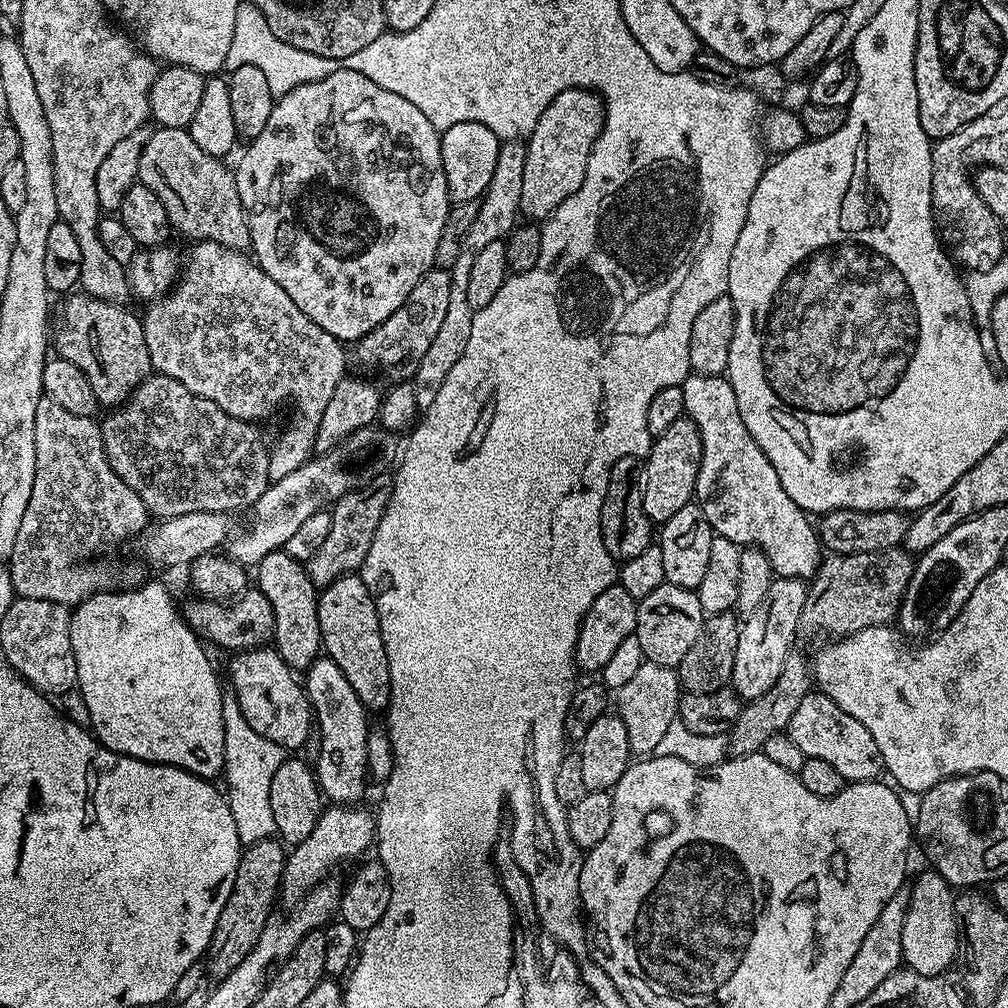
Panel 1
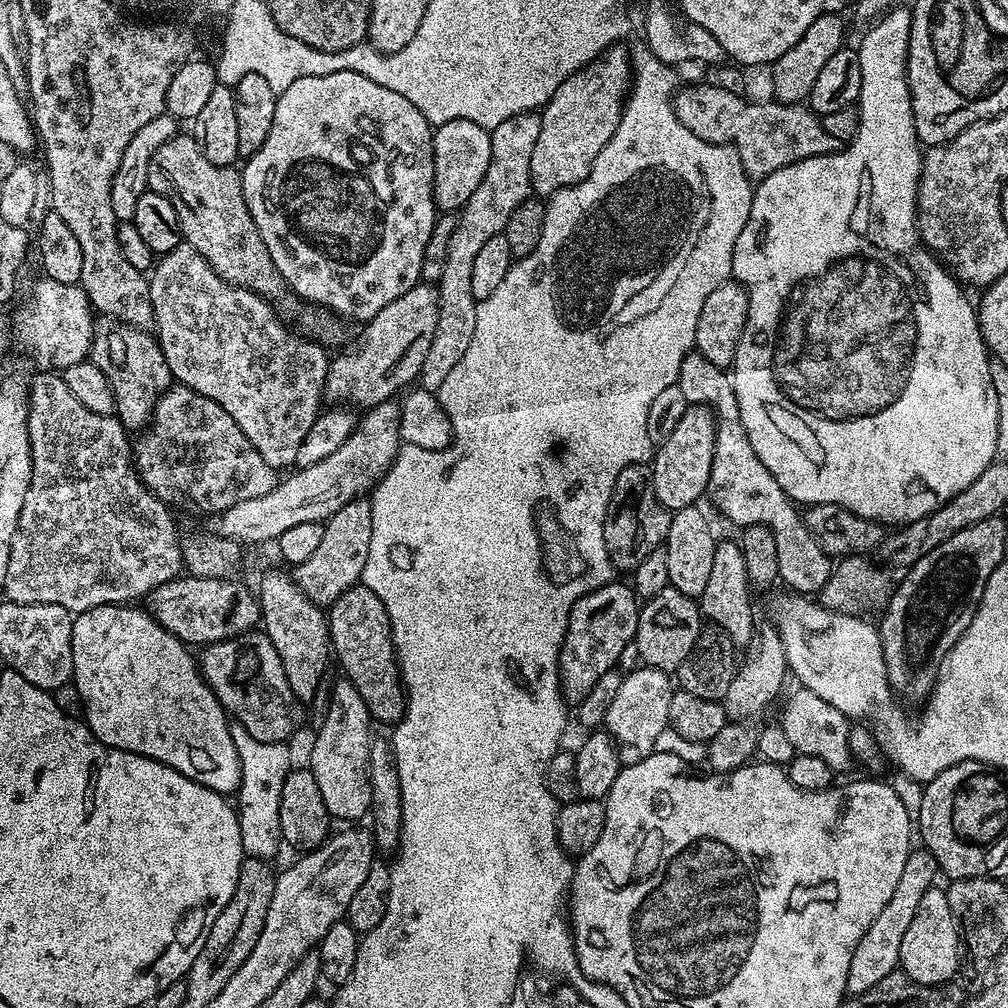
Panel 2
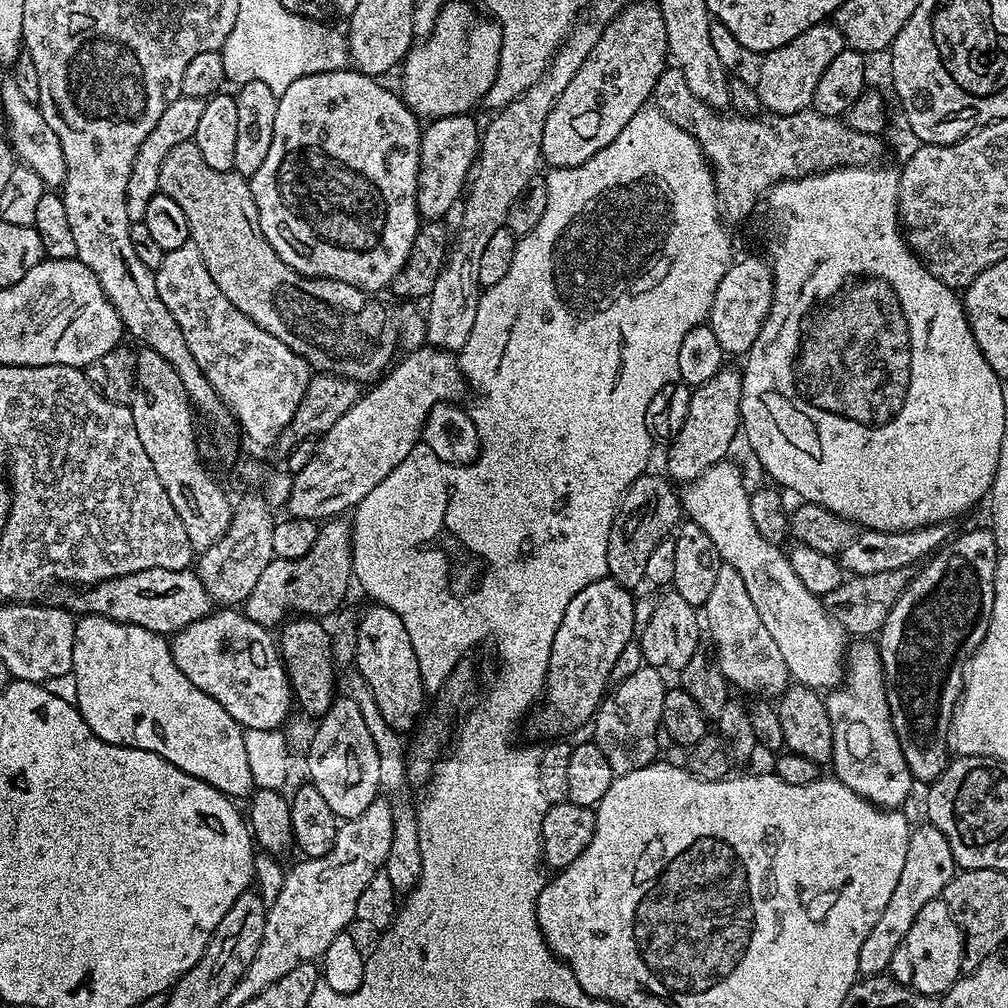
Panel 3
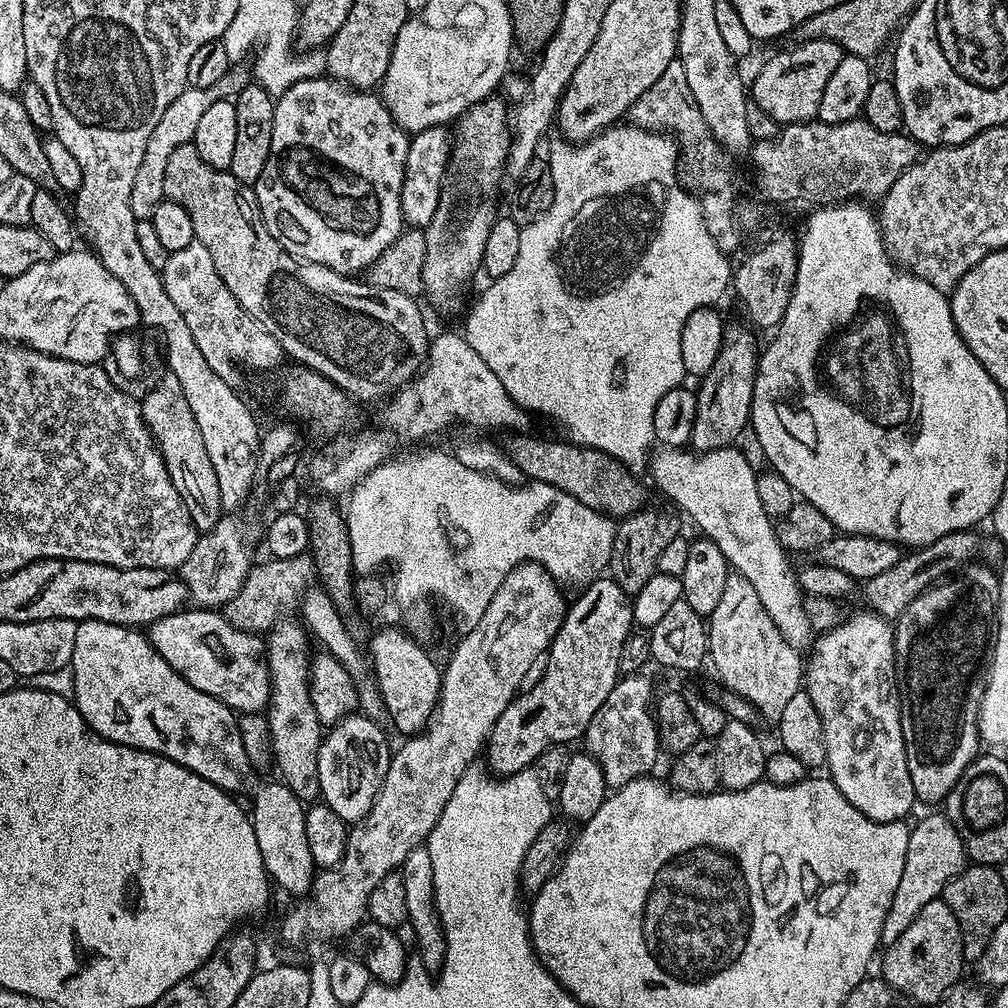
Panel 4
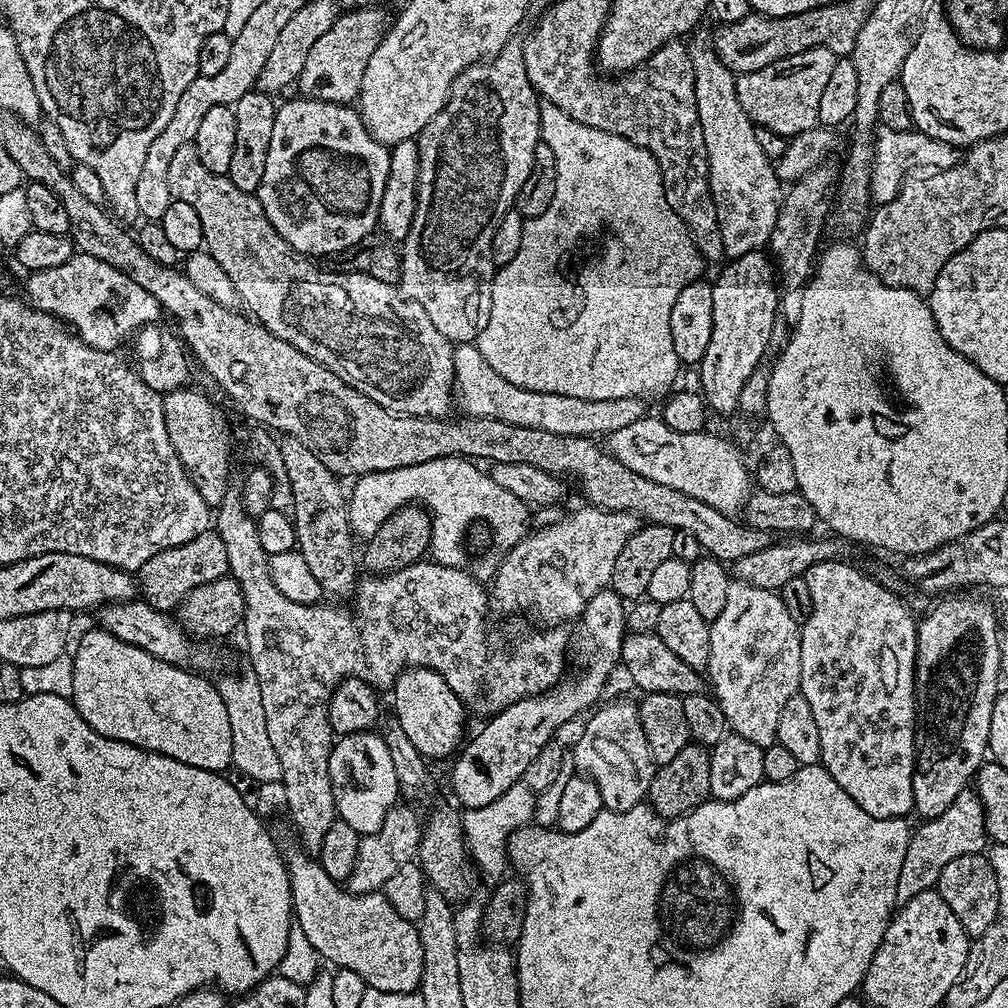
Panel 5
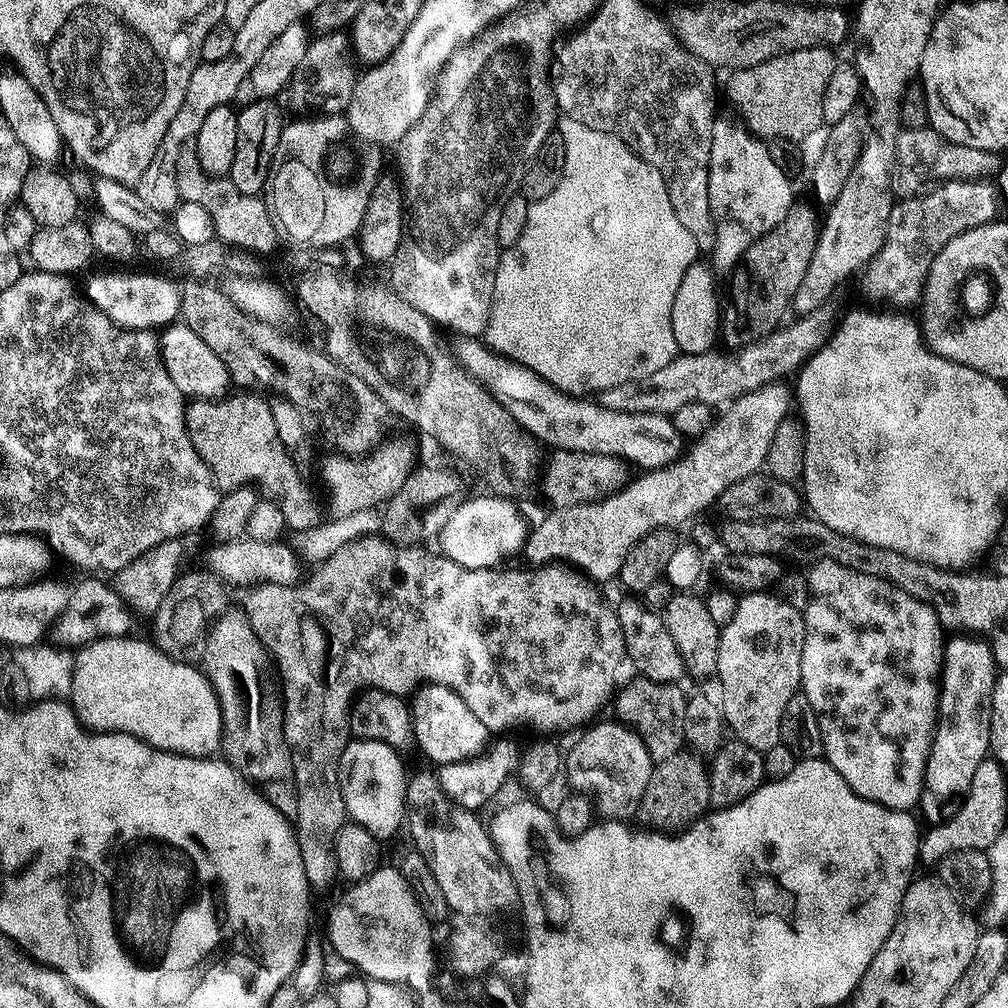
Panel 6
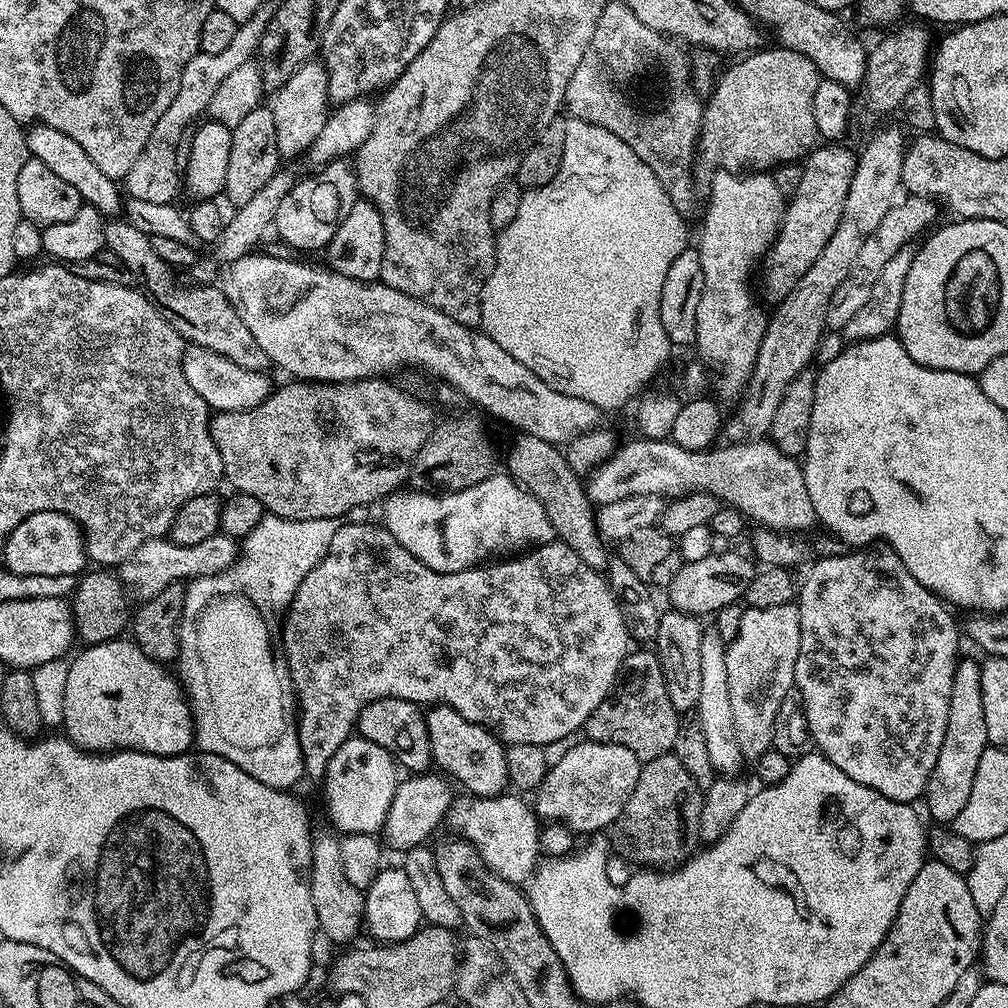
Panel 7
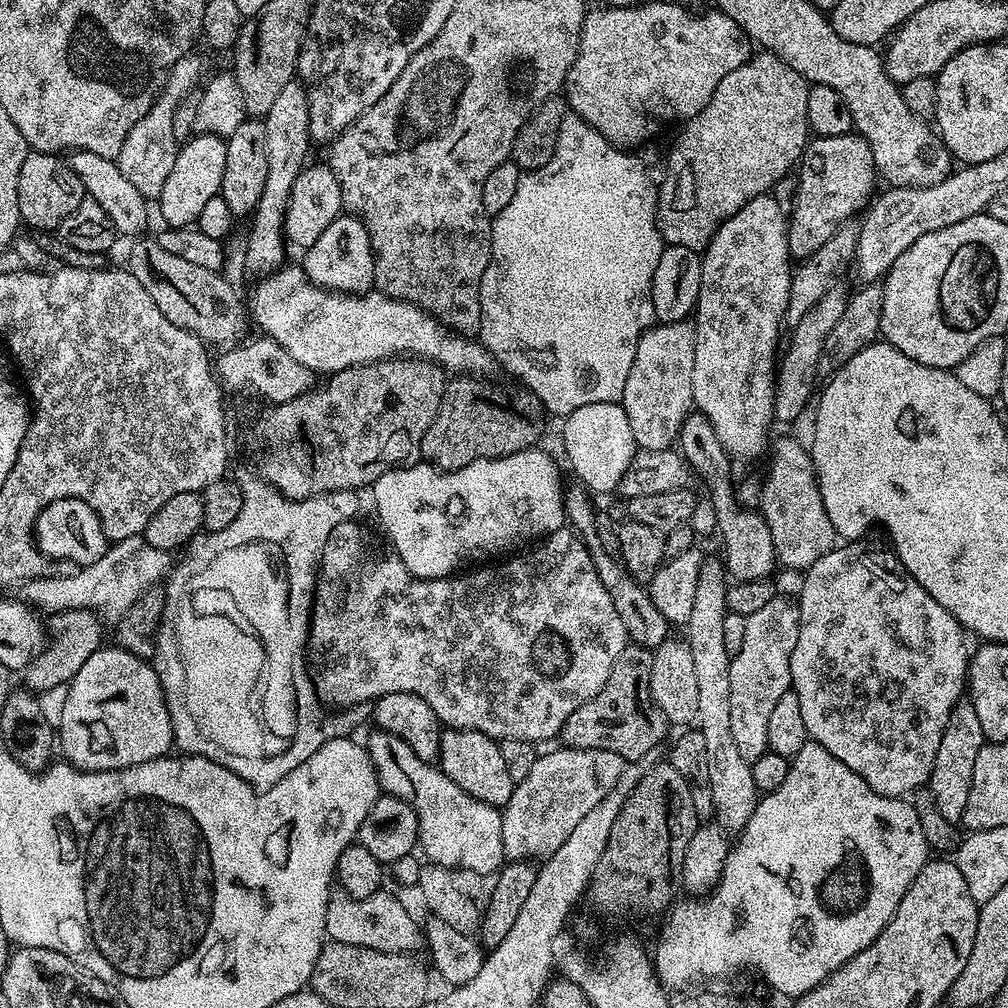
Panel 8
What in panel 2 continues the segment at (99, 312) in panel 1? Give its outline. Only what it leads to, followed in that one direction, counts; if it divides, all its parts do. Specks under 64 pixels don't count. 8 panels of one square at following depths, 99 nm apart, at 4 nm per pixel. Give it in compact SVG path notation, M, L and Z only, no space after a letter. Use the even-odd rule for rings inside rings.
M100 318L95 321L92 329L92 347L90 349L90 361L105 375L106 382L113 392L115 404L114 415L125 429L143 429L153 419L156 402L168 388L174 384L170 366L166 366L166 358L160 349L160 341L151 331L135 328L132 324L123 324L120 320Z

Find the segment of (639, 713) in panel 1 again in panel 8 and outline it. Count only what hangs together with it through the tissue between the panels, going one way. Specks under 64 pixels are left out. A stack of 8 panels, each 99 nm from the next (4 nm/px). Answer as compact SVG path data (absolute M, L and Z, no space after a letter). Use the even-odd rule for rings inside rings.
M556 746L553 752L537 755L530 774L526 778L516 781L516 788L510 794L510 802L506 802L500 814L500 833L502 834L502 846L504 855L509 861L517 862L540 862L562 842L566 842L566 837L578 826L580 819L594 810L610 790L618 782L622 774L626 761L618 754L610 750L578 750L577 748L566 748Z

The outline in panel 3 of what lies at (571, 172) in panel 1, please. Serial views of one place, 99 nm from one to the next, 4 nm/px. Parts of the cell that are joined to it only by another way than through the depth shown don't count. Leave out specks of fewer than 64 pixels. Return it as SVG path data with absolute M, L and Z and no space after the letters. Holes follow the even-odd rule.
M634 2L621 10L612 19L610 26L602 30L602 38L598 38L594 50L590 50L578 74L574 74L574 79L566 86L566 90L562 90L558 102L554 102L554 110L550 110L542 134L541 157L547 163L549 160L552 168L577 168L594 158L598 150L610 146L610 142L614 142L614 138L622 134L626 122L630 122L630 118L634 118L634 114L638 114L638 110L649 103L650 97L656 91L658 78L664 73L669 56L667 28L663 17L660 16L659 3Z

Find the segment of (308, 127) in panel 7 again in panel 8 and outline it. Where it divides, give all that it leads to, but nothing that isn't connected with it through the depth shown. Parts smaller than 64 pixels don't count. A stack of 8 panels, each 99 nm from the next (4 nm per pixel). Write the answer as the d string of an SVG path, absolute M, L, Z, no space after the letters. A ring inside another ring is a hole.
M293 78L282 91L270 110L263 116L266 126L266 186L262 186L262 198L250 217L252 225L248 228L248 245L244 248L244 264L252 272L272 274L285 263L284 219L286 206L290 202L290 190L294 178L298 178L300 169L305 167L308 156L308 98L304 95L304 86L299 79Z

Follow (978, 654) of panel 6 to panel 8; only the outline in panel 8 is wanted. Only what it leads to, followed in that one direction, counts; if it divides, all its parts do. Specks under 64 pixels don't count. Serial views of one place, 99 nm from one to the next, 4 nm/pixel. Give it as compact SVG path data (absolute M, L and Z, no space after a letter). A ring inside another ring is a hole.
M962 698L954 710L950 710L950 722L946 722L942 743L938 745L938 755L934 757L934 770L927 782L942 818L951 824L959 825L962 810L966 810L966 802L970 798L970 778L974 778L974 761L978 759L978 750L982 750L985 743L982 725L978 723L978 714L972 701Z

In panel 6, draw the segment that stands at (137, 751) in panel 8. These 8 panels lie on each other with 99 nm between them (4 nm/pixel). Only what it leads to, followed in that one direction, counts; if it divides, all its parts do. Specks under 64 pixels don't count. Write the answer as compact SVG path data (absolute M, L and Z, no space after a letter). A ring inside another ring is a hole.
M131 635L127 636L108 636L105 640L95 640L75 653L76 665L74 666L74 686L70 703L76 716L80 719L85 728L94 732L121 732L130 734L136 740L144 740L150 746L154 746L163 752L179 752L182 756L203 756L211 757L217 751L220 745L220 737L223 732L222 714L220 713L220 704L217 692L213 683L207 680L196 664L183 664L174 658L170 658L165 652L157 648L155 643L142 640L132 640Z

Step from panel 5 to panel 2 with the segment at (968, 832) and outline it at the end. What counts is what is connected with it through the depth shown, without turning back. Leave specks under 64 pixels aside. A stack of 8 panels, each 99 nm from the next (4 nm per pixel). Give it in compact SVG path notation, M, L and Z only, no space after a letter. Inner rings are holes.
M913 850L908 853L906 866L902 866L902 878L898 878L898 886L894 894L890 894L890 902L878 913L878 918L870 922L870 930L862 934L862 942L854 946L854 954L850 958L850 970L846 973L846 986L848 996L857 996L870 986L878 986L886 974L897 971L902 950L902 937L910 927L910 921L918 910L918 902L922 902L922 894L930 890L937 883L938 869L936 859L926 850Z

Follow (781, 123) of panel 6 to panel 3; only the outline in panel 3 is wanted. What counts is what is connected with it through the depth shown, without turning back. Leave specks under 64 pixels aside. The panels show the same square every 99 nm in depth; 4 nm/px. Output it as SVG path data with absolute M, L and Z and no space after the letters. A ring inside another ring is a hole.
M821 22L798 34L798 38L794 38L786 46L767 53L761 59L764 61L760 64L760 77L754 80L761 105L777 116L811 109L814 90L818 90L818 81L822 79L826 66L830 66L830 62L834 62L834 58L838 58L845 47L842 34L836 29L835 23Z

